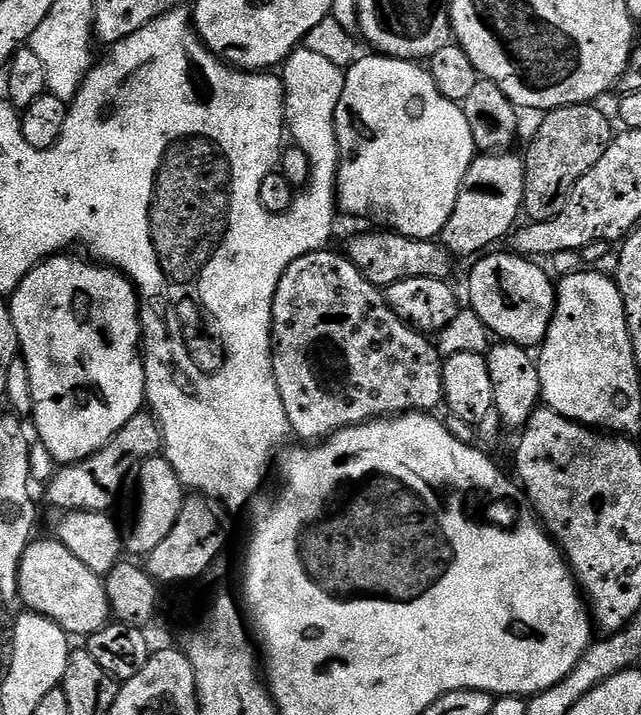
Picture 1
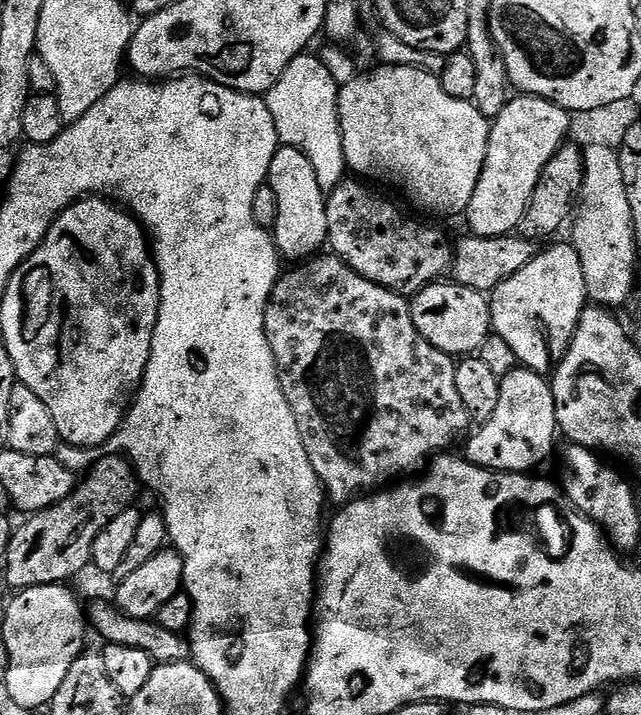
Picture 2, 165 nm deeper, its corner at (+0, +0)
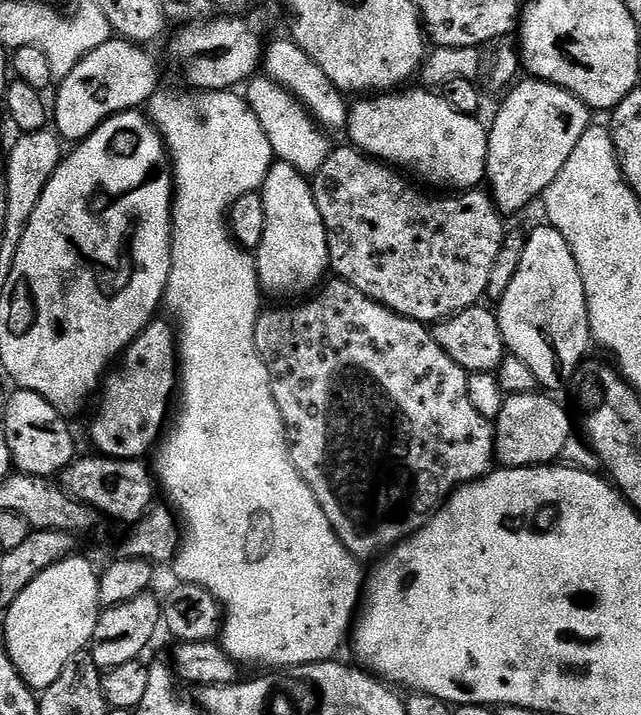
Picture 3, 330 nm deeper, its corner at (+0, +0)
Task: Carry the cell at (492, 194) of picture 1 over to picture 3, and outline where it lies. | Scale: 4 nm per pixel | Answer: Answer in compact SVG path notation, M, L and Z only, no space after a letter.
M522 80L507 93L488 128L486 184L504 214L520 212L531 200L543 197L590 126L590 109L577 96L545 80Z

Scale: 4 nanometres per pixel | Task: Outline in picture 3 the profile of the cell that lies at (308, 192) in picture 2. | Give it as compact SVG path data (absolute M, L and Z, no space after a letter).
M273 163L264 179L262 195L266 206L266 230L262 230L262 242L254 249L260 287L265 293L292 296L288 298L311 293L325 279L324 271L327 273L330 265L326 226L322 214L318 214L318 202L314 202L309 177L289 164Z

